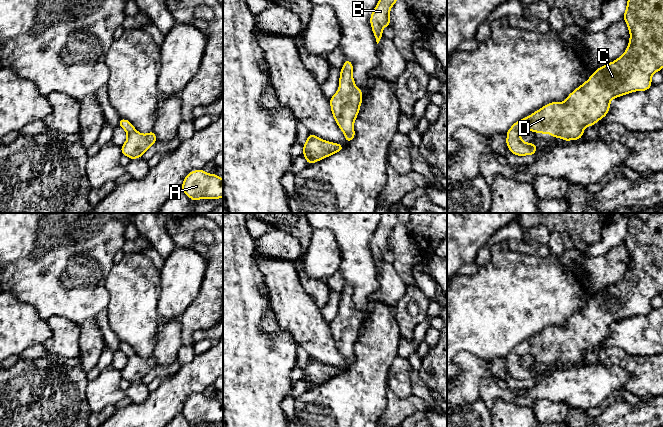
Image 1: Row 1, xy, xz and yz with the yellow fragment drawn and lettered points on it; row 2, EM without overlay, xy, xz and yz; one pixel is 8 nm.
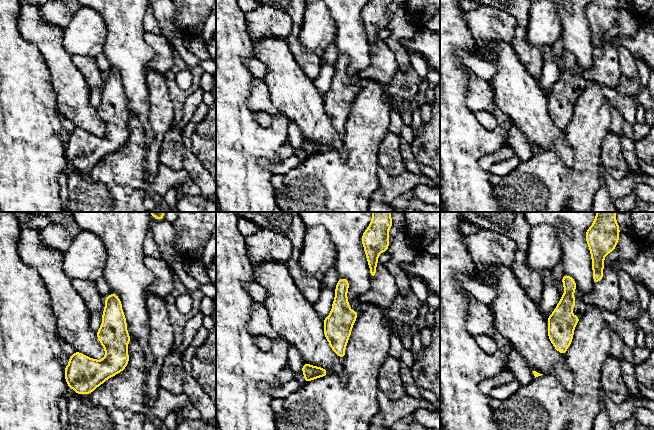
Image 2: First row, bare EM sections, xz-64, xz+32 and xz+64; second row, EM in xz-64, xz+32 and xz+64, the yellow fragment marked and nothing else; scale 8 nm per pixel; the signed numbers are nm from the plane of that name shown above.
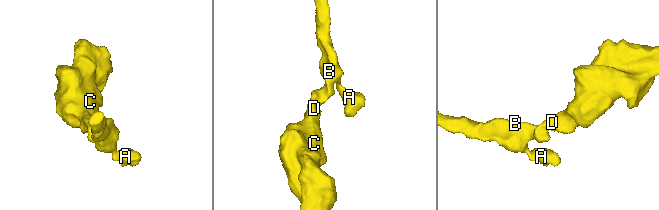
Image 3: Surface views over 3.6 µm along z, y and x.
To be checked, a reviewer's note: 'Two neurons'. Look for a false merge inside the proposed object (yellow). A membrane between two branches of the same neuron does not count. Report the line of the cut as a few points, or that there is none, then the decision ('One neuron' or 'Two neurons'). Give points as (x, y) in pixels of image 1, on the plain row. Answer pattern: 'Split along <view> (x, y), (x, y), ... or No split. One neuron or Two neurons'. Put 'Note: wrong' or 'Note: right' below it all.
No split. One neuron
Note: wrong

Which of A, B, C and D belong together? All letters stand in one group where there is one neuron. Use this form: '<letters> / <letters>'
A B C D

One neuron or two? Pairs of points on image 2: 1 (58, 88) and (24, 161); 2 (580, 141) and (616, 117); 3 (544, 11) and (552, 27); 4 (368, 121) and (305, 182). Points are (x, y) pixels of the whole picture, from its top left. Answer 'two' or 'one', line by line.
1: two
2: two
3: one
4: one

